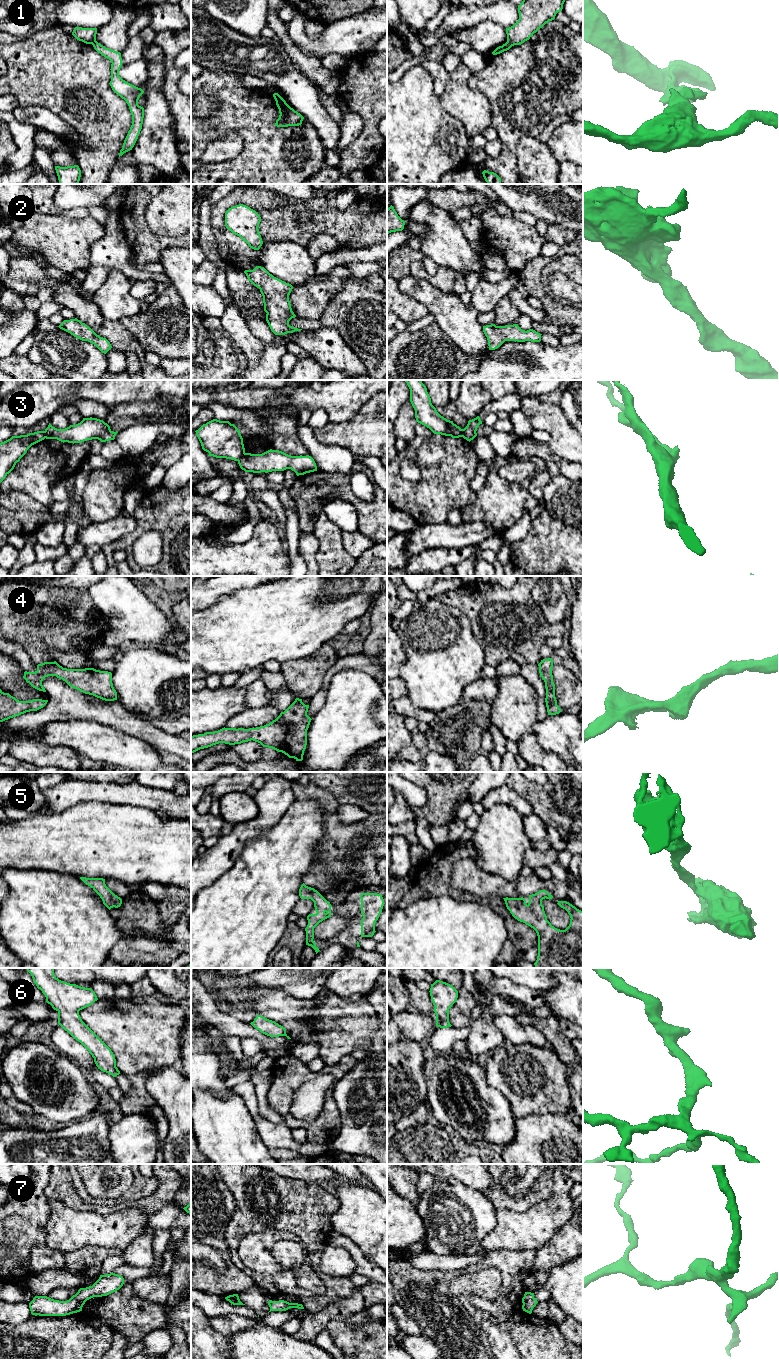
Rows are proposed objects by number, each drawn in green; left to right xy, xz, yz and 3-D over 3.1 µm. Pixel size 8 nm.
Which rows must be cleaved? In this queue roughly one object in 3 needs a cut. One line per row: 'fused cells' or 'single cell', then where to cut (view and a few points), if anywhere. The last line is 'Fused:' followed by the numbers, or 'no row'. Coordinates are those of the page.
1: fused cells | yz (507, 41), (512, 45)
2: single cell | no cut
3: fused cells | xz (245, 453), (237, 460)
4: single cell | no cut
5: single cell | no cut
6: single cell | no cut
7: single cell | no cut
Fused: 1, 3

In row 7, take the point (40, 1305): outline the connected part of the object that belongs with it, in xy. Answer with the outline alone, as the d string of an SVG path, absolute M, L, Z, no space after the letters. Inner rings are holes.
M110 1273L100 1275L99 1279L78 1292L67 1301L51 1299L47 1296L35 1296L29 1303L32 1315L39 1316L66 1316L82 1311L85 1302L93 1297L107 1296L119 1290L124 1284L121 1275Z

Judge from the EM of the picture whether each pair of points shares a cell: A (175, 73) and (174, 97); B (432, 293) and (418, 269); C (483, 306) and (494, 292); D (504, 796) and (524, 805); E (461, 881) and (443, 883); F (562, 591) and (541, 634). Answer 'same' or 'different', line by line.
A: same
B: different
C: same
D: same
E: different
F: different

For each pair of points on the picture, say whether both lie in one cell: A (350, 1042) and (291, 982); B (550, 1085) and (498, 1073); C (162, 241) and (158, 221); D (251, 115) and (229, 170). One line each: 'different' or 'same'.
A: different
B: same
C: different
D: same

